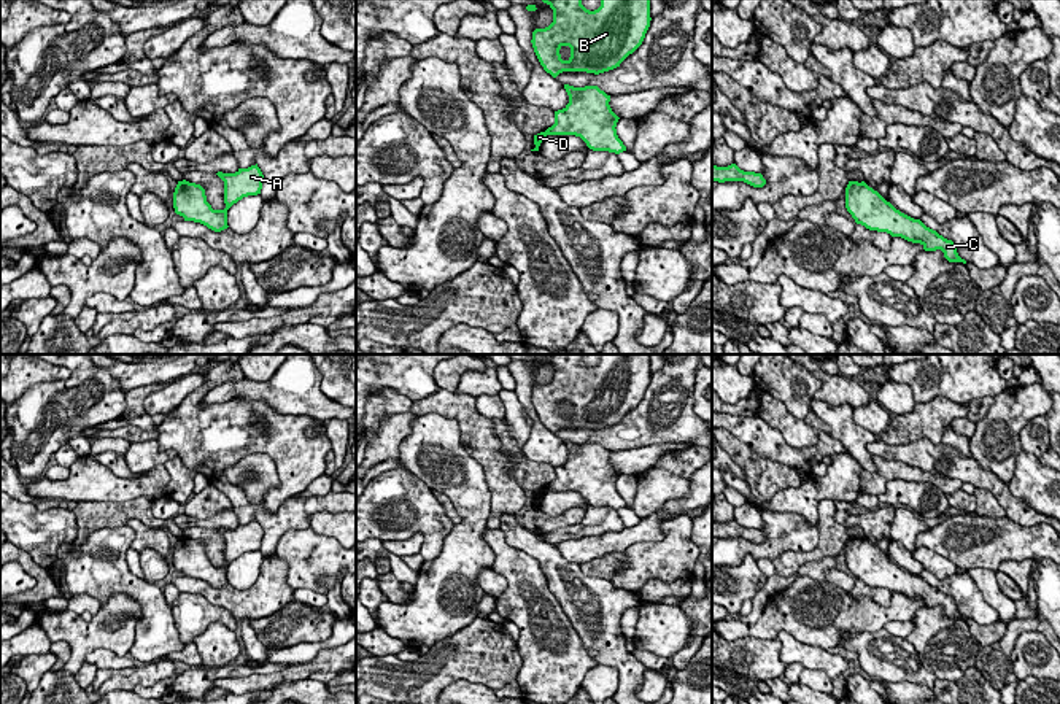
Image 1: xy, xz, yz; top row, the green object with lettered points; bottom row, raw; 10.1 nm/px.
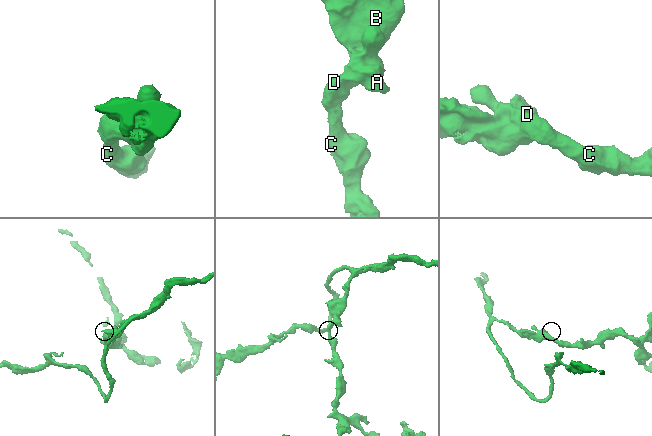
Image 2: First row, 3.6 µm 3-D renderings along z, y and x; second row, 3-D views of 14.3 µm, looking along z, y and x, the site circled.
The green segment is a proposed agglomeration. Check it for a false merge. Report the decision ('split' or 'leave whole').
leave whole

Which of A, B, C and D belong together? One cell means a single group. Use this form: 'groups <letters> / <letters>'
groups A B C D

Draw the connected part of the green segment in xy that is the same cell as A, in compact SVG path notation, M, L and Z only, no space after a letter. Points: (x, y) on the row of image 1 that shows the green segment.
M251 165L238 168L235 173L216 173L224 181L224 210L213 210L207 202L205 189L200 184L186 180L178 181L173 192L175 213L184 221L194 221L215 232L227 229L227 210L248 195L257 195L262 189L264 175L261 168Z

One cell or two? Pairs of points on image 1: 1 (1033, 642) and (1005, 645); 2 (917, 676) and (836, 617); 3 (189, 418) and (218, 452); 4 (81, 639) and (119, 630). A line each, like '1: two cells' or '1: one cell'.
1: two cells
2: two cells
3: one cell
4: one cell

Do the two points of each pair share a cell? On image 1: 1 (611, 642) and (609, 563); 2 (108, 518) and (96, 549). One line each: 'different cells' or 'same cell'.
1: different cells
2: different cells

